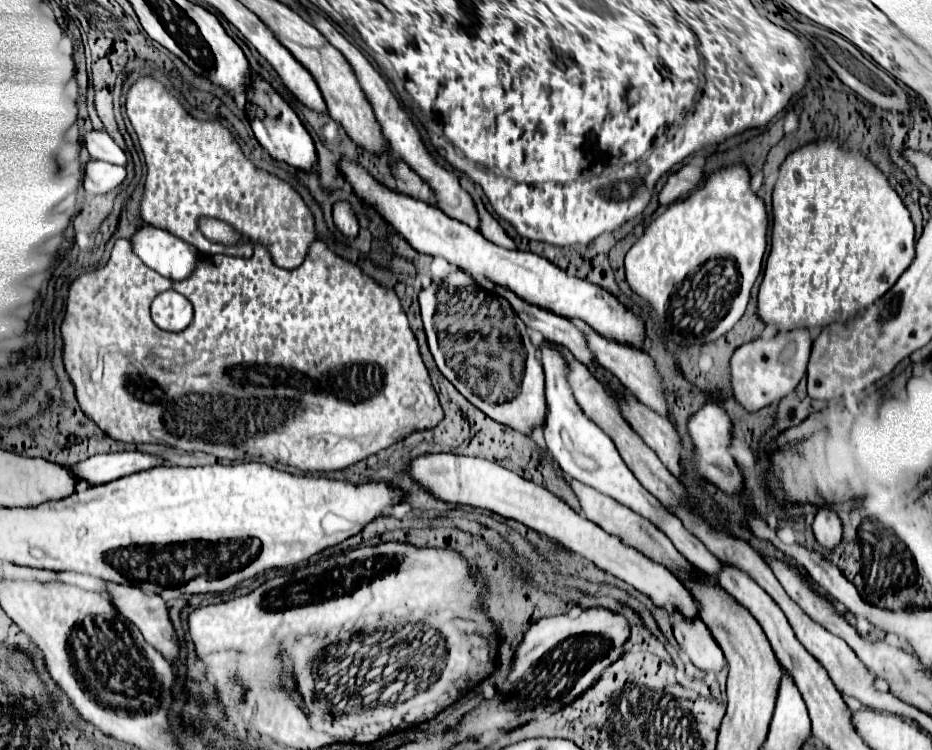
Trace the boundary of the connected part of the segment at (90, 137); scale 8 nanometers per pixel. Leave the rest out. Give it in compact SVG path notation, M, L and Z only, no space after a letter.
M90 130L84 134L84 146L92 158L106 160L118 166L126 164L126 154L122 148L104 132L104 130Z

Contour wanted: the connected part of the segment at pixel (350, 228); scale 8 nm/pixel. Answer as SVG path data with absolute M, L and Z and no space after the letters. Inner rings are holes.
M336 202L334 204L334 222L338 230L346 236L356 236L358 234L358 218L350 206L350 202Z

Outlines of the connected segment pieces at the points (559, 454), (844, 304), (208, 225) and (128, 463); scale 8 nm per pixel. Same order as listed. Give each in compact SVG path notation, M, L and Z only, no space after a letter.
M544 340L540 344L540 352L542 352L542 366L546 372L546 400L548 400L548 416L546 416L546 424L544 424L544 438L546 438L546 446L548 446L550 454L560 464L560 468L566 474L570 474L572 478L576 478L578 482L596 488L598 492L602 492L602 494L614 498L616 502L628 506L636 514L648 518L652 524L656 524L656 528L660 528L672 540L672 544L678 548L678 552L682 552L682 556L690 564L694 564L696 568L700 568L712 576L718 576L718 570L720 570L718 558L710 550L706 550L706 546L696 536L692 536L682 526L682 522L674 514L670 514L636 480L636 476L630 472L630 468L624 464L618 450L614 448L614 442L602 430L598 430L598 424L594 424L582 412L582 408L574 400L574 394L570 392L570 384L566 380L566 360L564 360L562 352L548 340Z
M826 138L826 140L816 140L810 144L804 144L802 148L790 152L790 156L784 160L780 166L780 176L774 186L772 194L772 204L774 204L774 226L772 226L772 250L766 262L764 278L760 284L760 294L758 294L758 314L766 324L774 324L778 330L794 330L794 328L826 328L832 322L846 322L854 318L860 310L868 308L874 300L878 300L882 294L886 294L900 274L910 266L914 260L914 224L910 218L908 208L904 206L902 198L896 194L884 172L864 154L858 150L844 150L840 138Z
M202 218L202 220L198 220L198 226L204 236L212 238L212 242L218 242L218 244L236 244L236 240L244 240L230 224L222 222L222 220Z
M114 452L114 454L96 454L86 458L84 462L66 468L74 468L74 472L78 472L82 480L86 480L86 484L96 486L160 464L164 464L164 460L160 460L158 456L142 452Z

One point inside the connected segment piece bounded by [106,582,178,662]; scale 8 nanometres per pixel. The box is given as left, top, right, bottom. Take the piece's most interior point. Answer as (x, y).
(147, 612)

